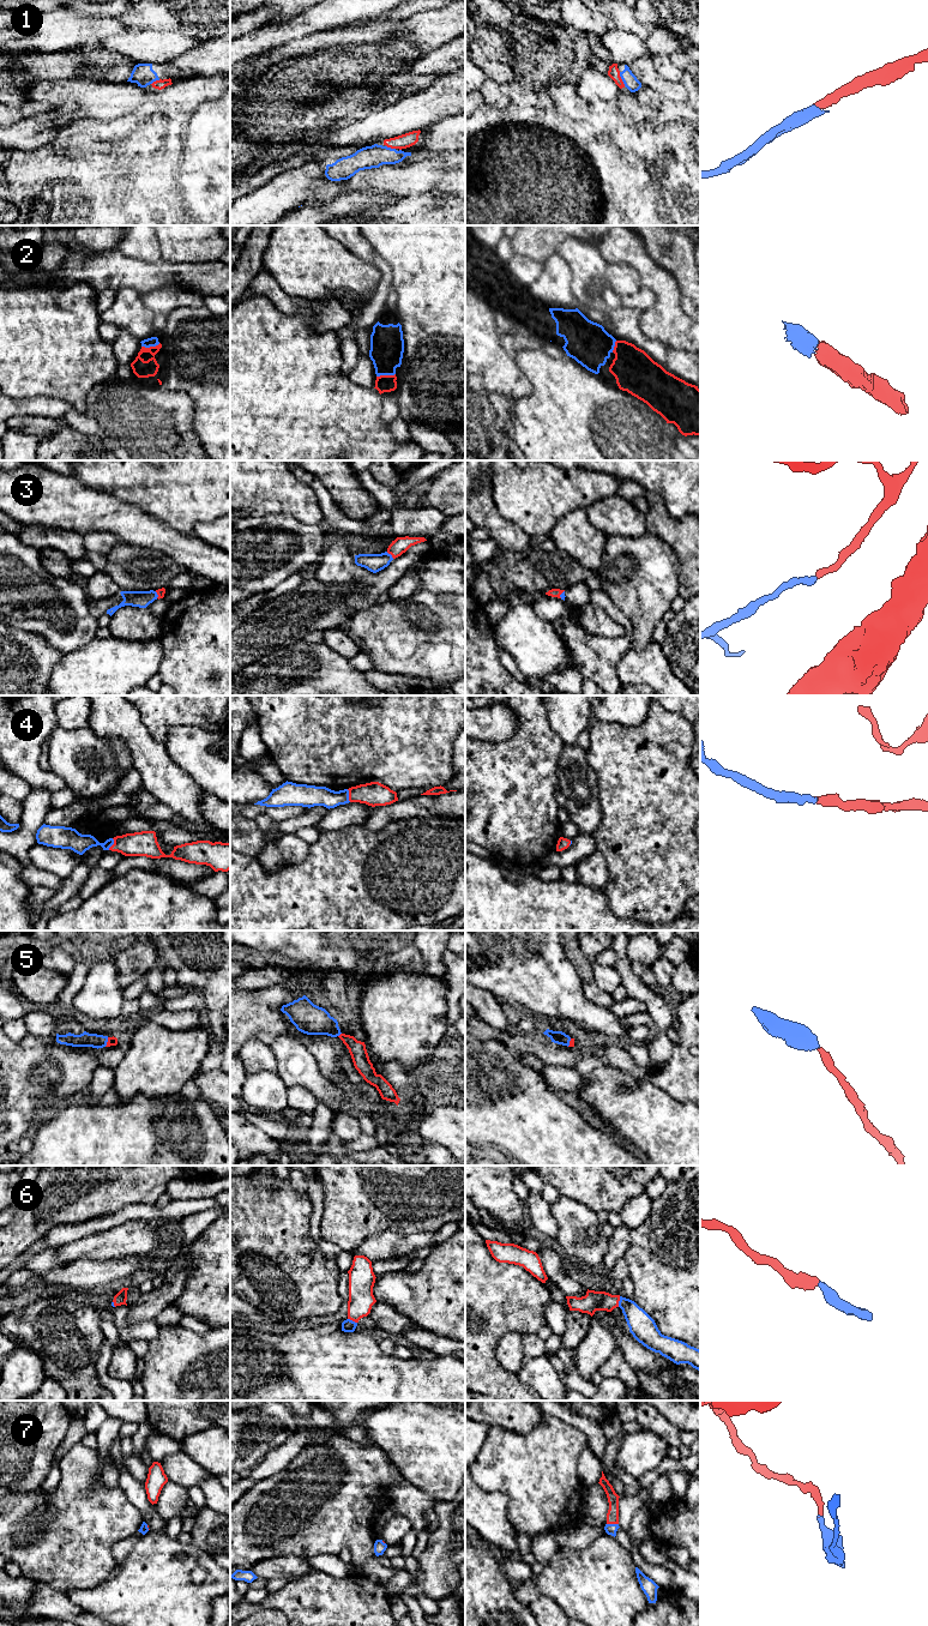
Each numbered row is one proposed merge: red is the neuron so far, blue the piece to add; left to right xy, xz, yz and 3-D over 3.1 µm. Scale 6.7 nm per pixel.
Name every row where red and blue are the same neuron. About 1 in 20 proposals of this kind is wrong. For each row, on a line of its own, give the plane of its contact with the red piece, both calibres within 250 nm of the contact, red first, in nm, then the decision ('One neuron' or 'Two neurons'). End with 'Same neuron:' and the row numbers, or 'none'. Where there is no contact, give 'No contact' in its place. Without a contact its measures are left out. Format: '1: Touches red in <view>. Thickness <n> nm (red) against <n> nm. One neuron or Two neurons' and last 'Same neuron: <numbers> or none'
1: Touches red in yz. Thickness 80 nm (red) against 90 nm. One neuron
2: Touches red in xz. Thickness 110 nm (red) against 220 nm. One neuron
3: Touches red in xz. Thickness 110 nm (red) against 130 nm. One neuron
4: Touches red in xz. Thickness 160 nm (red) against 140 nm. One neuron
5: Touches red in xy. Thickness 60 nm (red) against 100 nm. One neuron
6: Touches red in yz. Thickness 140 nm (red) against 170 nm. One neuron
7: Touches red in yz. Thickness 80 nm (red) against 80 nm. One neuron
Same neuron: 1, 2, 3, 4, 5, 6, 7

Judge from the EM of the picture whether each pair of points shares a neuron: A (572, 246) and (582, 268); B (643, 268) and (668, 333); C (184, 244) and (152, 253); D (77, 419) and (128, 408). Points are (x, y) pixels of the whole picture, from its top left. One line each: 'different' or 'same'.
A: same
B: same
C: different
D: same

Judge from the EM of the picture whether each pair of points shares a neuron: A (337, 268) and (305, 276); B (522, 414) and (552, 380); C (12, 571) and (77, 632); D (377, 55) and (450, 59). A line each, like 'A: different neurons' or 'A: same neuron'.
A: same neuron
B: same neuron
C: same neuron
D: different neurons

